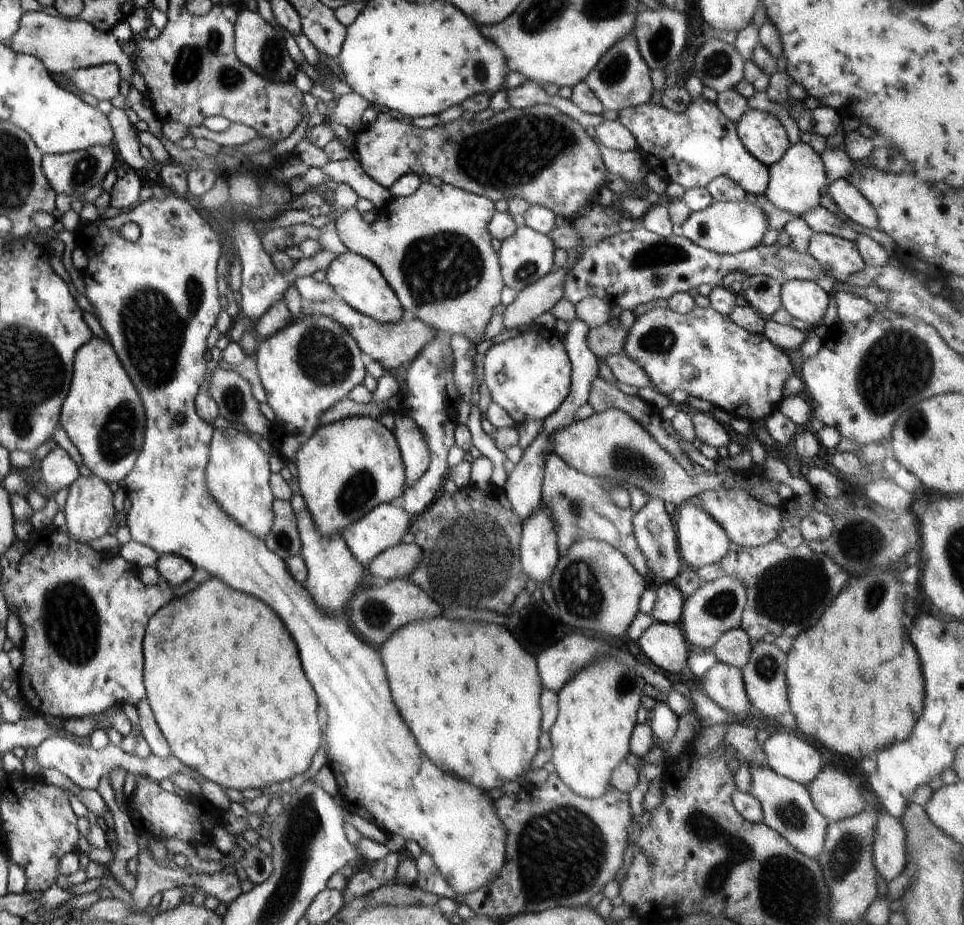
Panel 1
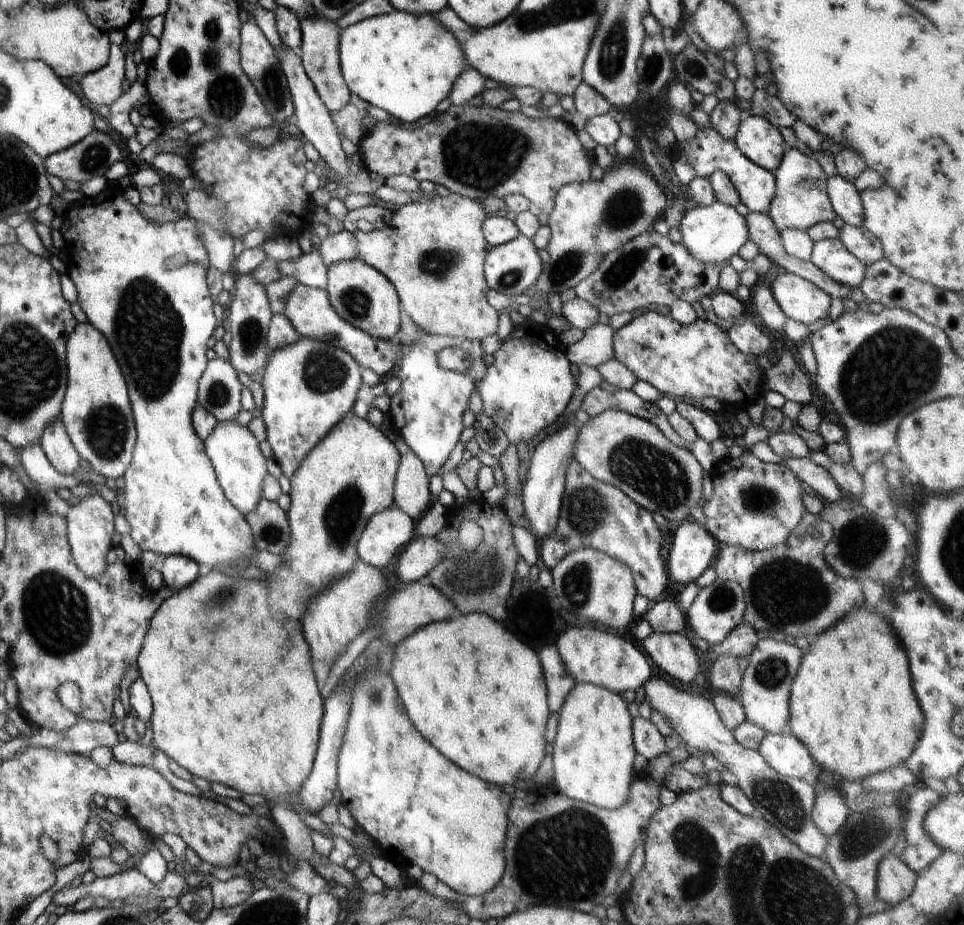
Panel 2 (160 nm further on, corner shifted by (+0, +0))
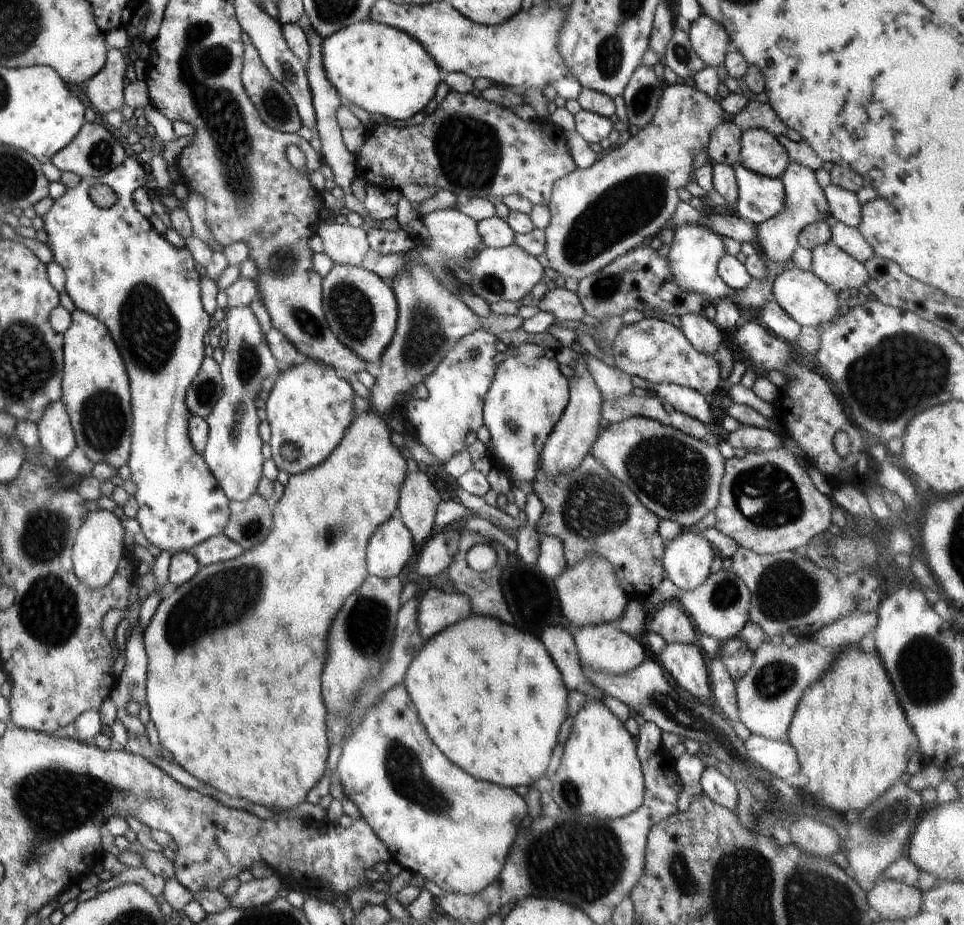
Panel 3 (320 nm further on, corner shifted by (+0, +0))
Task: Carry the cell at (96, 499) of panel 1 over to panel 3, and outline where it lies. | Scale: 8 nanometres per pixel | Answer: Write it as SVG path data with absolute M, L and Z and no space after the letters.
M97 510L88 512L86 518L80 522L72 554L72 563L76 578L94 591L105 590L108 582L114 578L123 553L127 553L124 546L125 531L121 520L113 512Z

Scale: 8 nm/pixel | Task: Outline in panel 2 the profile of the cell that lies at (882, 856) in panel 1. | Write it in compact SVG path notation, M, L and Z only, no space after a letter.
M890 853L877 866L876 898L898 905L913 893L916 879L914 869Z

